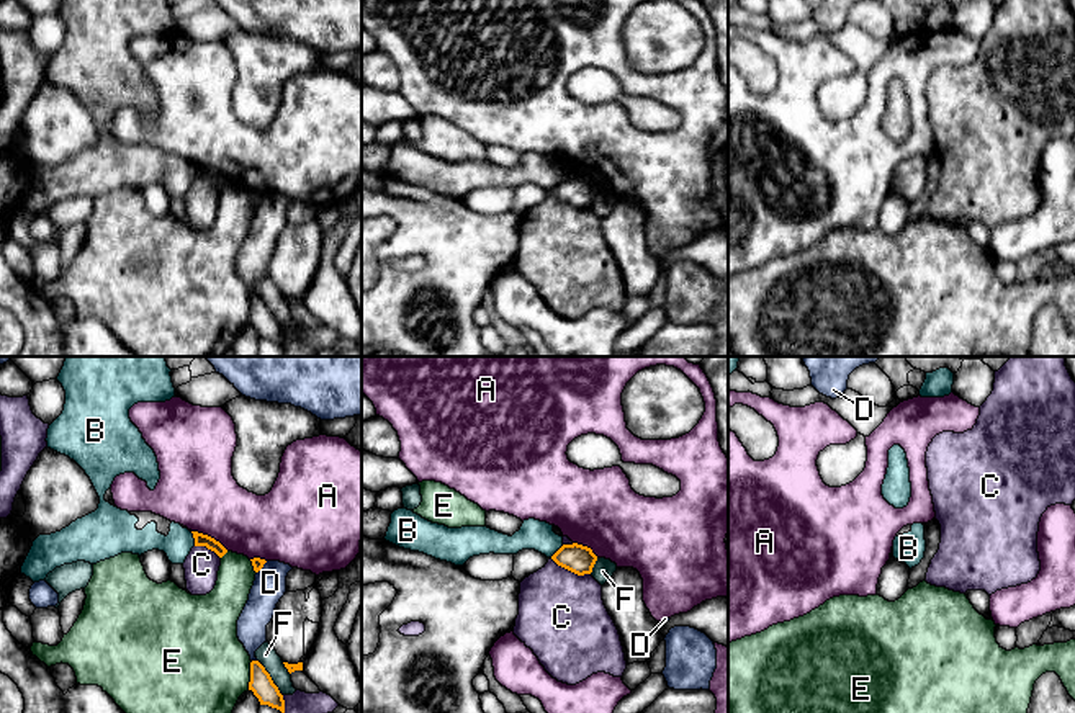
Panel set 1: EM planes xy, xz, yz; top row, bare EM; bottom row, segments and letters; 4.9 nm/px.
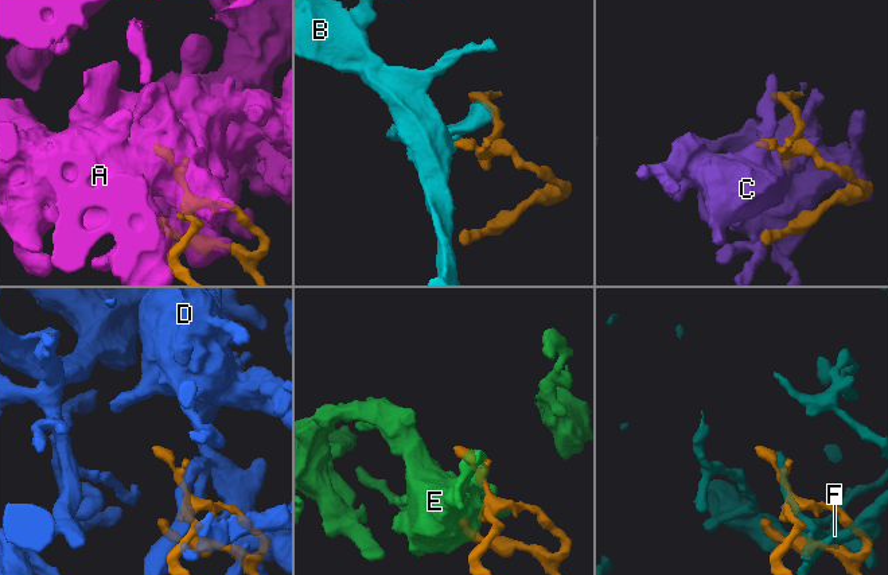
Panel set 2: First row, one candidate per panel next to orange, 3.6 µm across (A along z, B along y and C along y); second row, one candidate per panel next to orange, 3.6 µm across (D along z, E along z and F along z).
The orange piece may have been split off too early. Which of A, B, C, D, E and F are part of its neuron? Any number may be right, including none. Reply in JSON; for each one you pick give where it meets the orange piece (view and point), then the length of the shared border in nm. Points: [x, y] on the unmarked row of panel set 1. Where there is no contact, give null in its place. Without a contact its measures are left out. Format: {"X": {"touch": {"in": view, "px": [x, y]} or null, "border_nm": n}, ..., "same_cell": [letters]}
{"same_cell": []}

